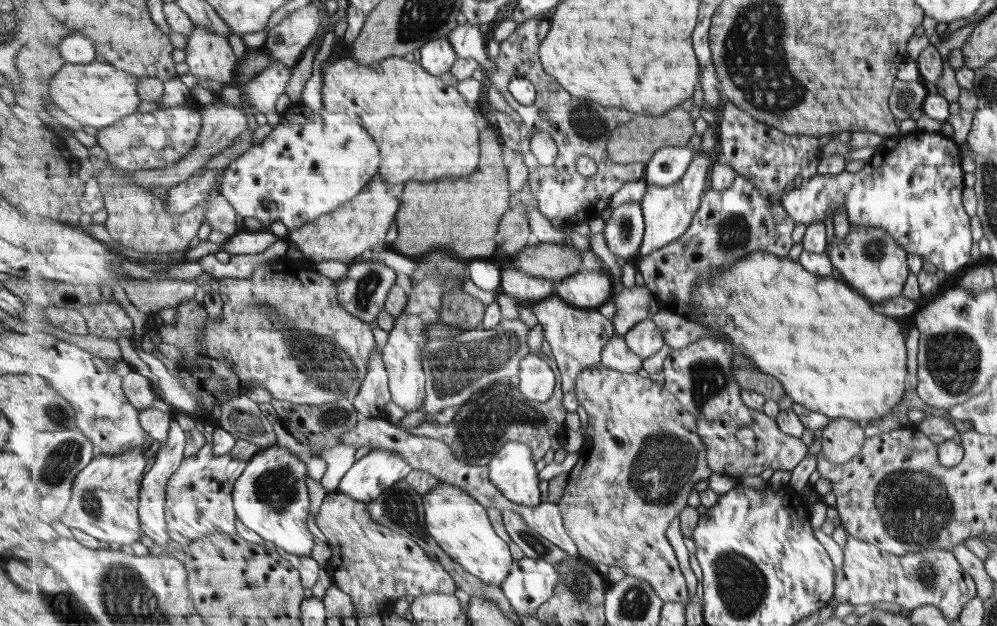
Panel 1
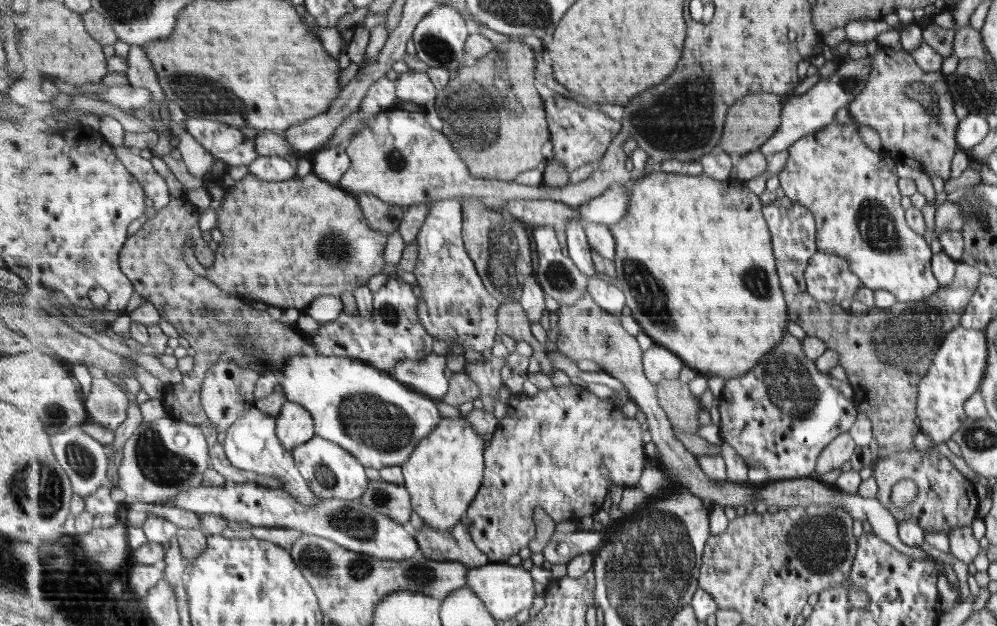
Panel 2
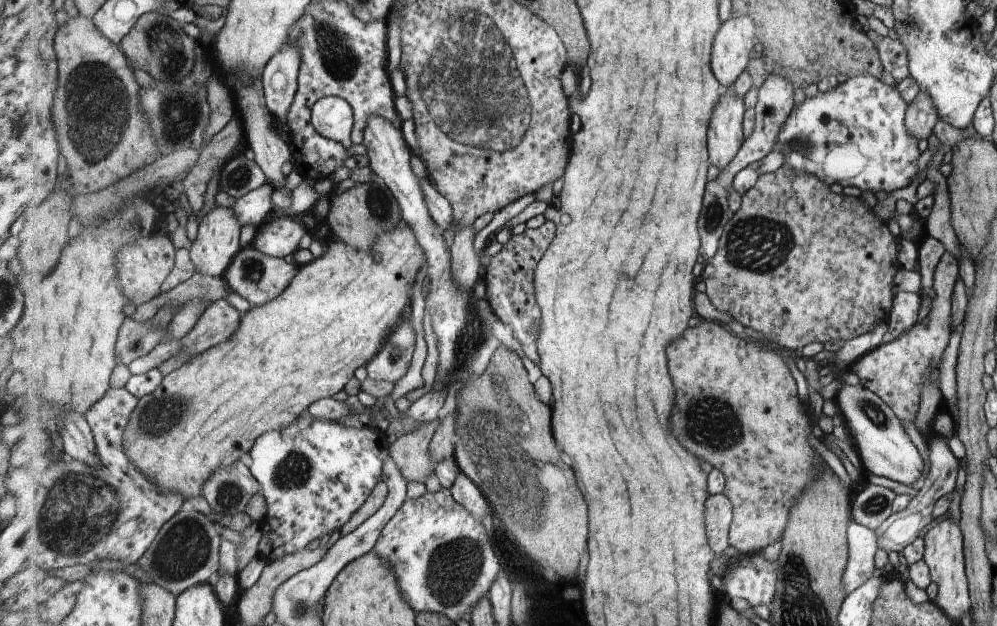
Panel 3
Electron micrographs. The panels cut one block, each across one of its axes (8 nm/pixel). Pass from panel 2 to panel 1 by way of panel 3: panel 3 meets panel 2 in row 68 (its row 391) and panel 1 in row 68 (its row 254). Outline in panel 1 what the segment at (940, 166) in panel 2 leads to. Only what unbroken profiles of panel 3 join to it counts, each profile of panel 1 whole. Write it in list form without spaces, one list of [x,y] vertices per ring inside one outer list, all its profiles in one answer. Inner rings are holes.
[[[968,23],[963,27],[956,29],[955,31],[944,36],[944,41],[940,42],[939,51],[941,52],[941,58],[943,62],[943,74],[941,74],[941,80],[937,82],[937,91],[941,94],[941,97],[947,102],[955,102],[957,98],[960,97],[960,88],[957,86],[957,82],[955,82],[955,73],[951,68],[949,68],[949,64],[947,64],[947,52],[952,49],[961,49],[964,44],[964,39],[971,34],[973,27],[978,23]]]

